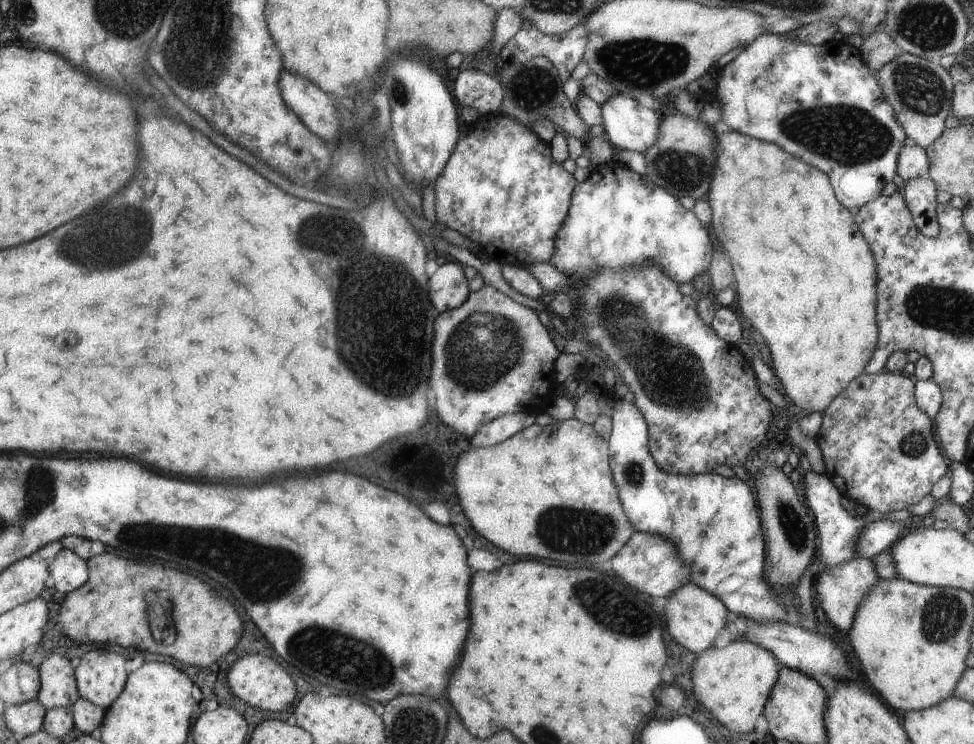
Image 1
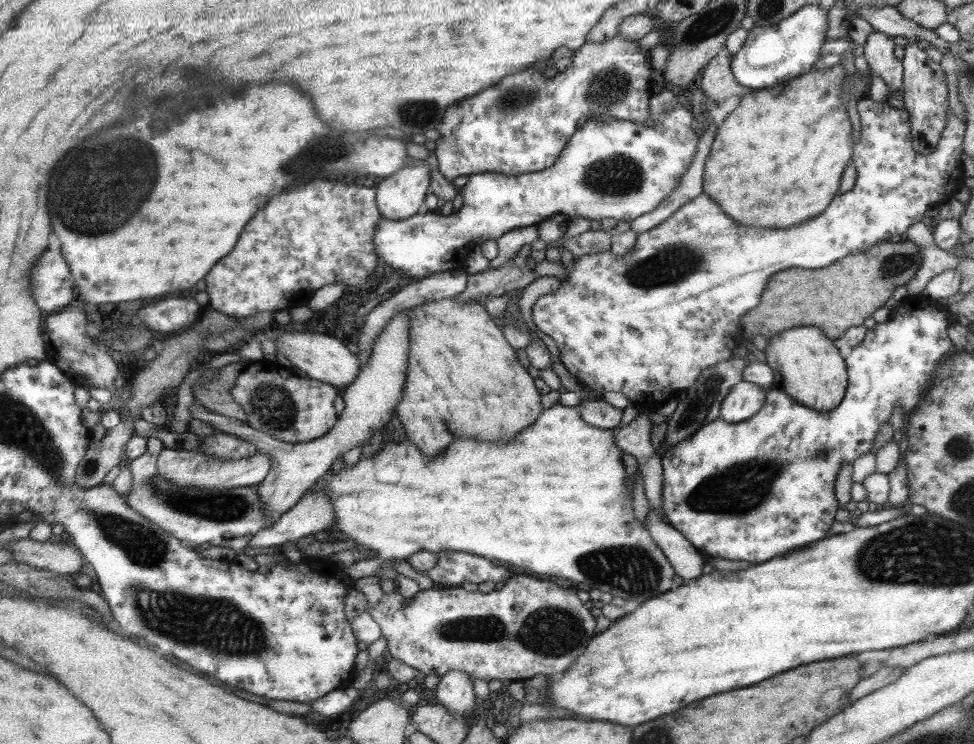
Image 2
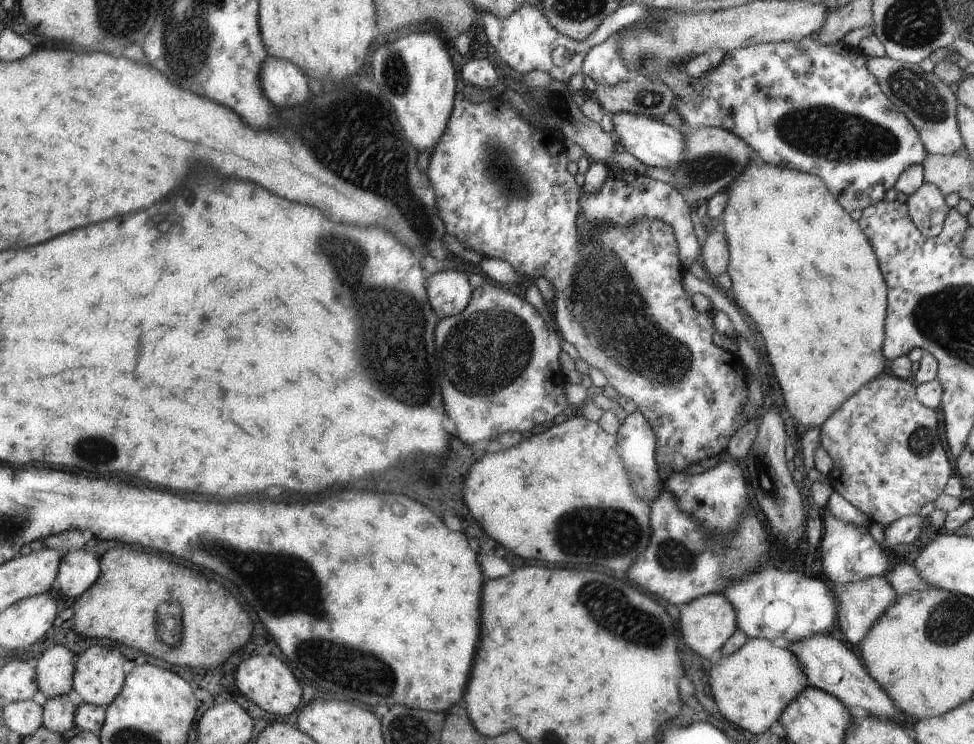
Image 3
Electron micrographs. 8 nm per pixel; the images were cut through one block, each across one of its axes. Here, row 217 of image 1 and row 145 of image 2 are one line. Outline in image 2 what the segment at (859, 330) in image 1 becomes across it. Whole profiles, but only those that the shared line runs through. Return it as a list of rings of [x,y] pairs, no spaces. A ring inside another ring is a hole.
[[[839,66],[821,67],[768,89],[752,90],[740,97],[738,106],[716,128],[704,162],[702,193],[715,198],[735,222],[743,226],[789,228],[819,216],[837,194],[839,178],[853,146],[852,128],[841,98],[841,85],[847,74]]]

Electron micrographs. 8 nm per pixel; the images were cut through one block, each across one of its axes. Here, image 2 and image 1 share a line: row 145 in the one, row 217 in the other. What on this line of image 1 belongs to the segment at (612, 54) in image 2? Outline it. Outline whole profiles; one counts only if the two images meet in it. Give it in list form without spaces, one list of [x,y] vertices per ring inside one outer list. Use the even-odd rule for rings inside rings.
[[[495,112],[480,115],[459,134],[455,150],[443,166],[443,172],[435,178],[435,220],[471,240],[488,259],[500,265],[527,267],[535,262],[549,263],[555,234],[567,216],[576,187],[573,175],[551,158],[550,143],[539,139],[531,128]]]

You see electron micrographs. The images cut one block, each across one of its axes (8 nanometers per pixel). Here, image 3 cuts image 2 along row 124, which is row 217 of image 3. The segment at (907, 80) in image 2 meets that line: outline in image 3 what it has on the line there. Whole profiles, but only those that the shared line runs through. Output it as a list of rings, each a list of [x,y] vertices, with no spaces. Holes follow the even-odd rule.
[[[921,183],[921,186],[906,199],[909,218],[914,227],[925,237],[939,234],[949,208],[943,201],[941,191],[931,183]]]

